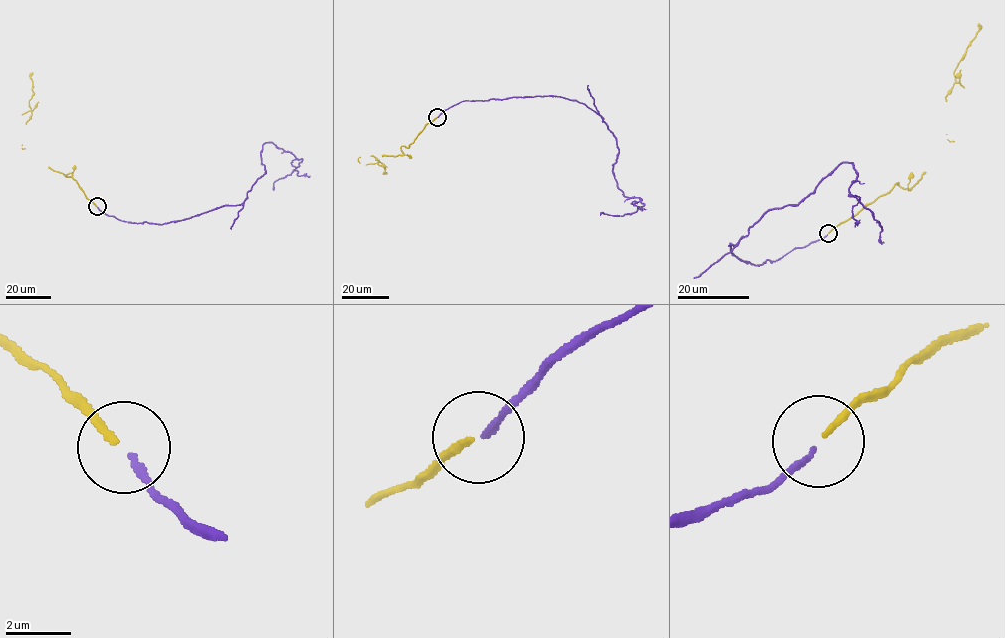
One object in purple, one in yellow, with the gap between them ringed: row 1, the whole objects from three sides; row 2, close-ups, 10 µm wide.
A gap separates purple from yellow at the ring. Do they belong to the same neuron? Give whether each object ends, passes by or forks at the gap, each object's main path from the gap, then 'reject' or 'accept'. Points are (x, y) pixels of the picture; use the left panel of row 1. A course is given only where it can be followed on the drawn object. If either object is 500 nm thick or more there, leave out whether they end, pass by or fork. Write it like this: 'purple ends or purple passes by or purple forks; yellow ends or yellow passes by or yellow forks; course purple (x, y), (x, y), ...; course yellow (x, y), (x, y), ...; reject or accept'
purple ends; yellow ends; course purple (97, 207), (120, 220), (160, 224), (240, 205), (266, 172), (260, 154), (267, 142), (302, 159), (274, 190); course yellow (96, 206), (71, 173), (66, 174), (69, 177), (48, 167), (26, 124), (31, 113), (32, 72); accept

